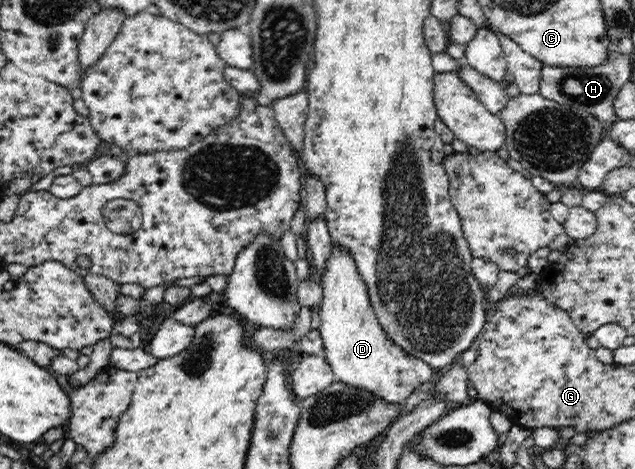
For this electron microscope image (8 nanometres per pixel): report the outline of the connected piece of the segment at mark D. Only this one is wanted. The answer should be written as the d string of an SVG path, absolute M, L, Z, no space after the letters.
M332 249L326 271L317 278L322 286L318 314L319 335L323 339L324 357L337 381L359 391L367 391L383 403L405 404L407 398L425 382L435 384L439 371L421 359L408 355L387 337L373 314L367 287L347 251Z

